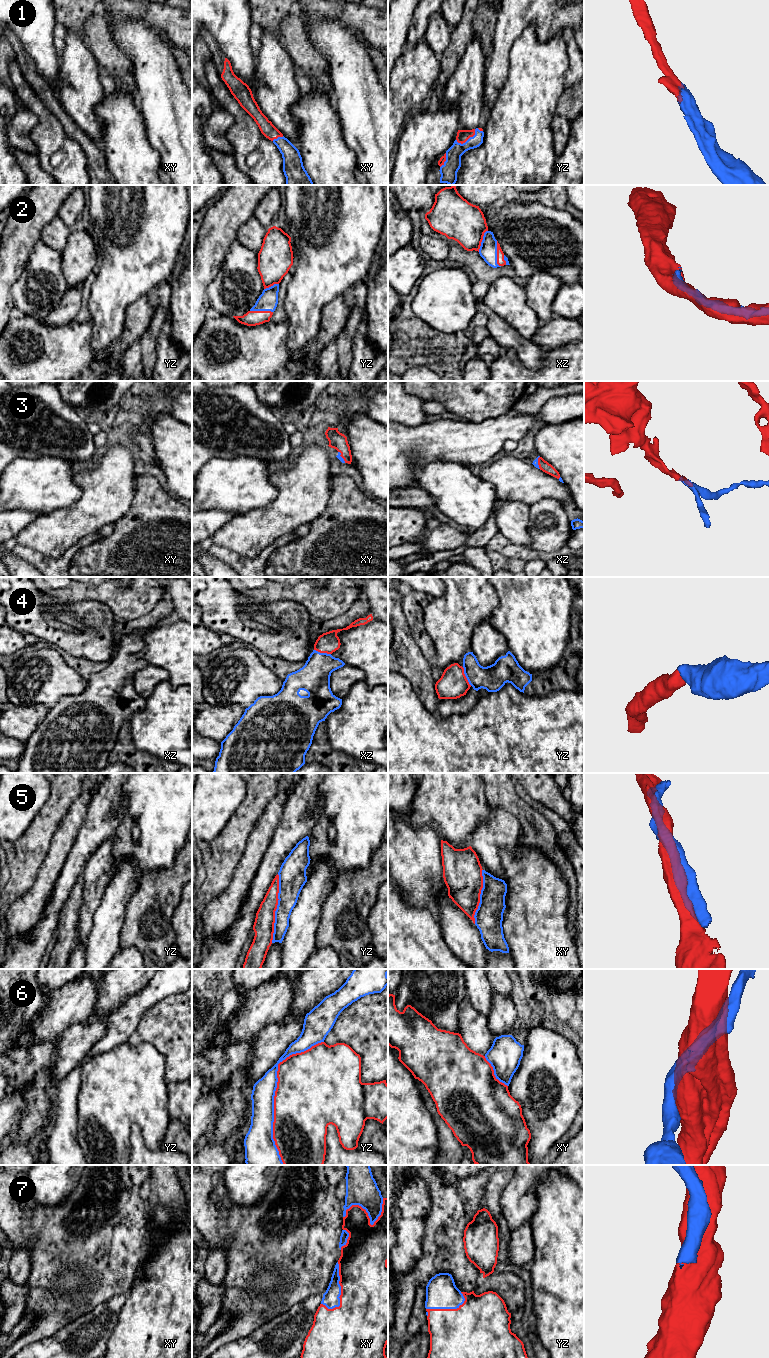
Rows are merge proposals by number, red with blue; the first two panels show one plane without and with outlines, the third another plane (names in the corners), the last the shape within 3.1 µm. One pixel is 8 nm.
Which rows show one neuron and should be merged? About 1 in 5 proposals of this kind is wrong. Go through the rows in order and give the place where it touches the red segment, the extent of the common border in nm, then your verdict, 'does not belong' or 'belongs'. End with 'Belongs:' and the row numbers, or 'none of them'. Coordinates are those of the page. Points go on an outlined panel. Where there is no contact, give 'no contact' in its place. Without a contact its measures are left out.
1: contact yz (467, 139); length 190 nm; belongs
2: contact xz (497, 254); length 220 nm; belongs
3: contact xy (341, 456); length 110 nm; does not belong
4: contact yz (465, 676); length 170 nm; belongs
5: contact yz (276, 908); length 550 nm; belongs
6: contact yz (275, 1091); length 1050 nm; does not belong
7: contact xy (368, 1217); length 360 nm; belongs
Belongs: 1, 2, 4, 5, 7

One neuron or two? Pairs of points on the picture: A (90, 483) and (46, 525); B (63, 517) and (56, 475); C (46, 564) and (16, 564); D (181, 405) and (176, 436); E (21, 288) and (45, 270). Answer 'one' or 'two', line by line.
A: one
B: two
C: two
D: two
E: one

